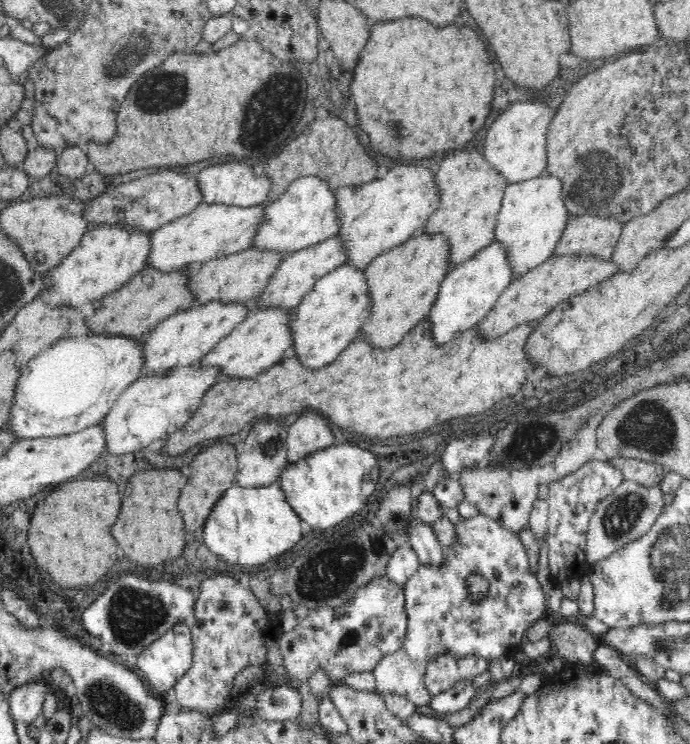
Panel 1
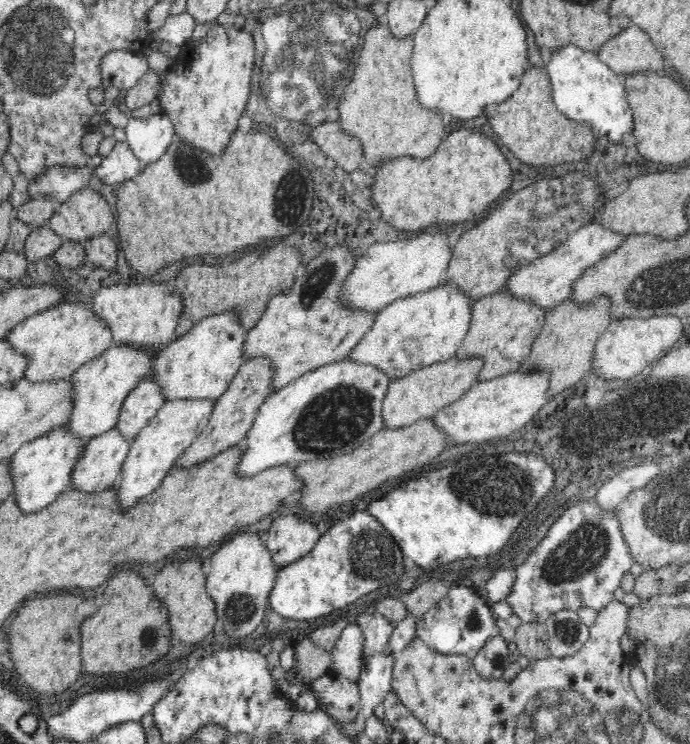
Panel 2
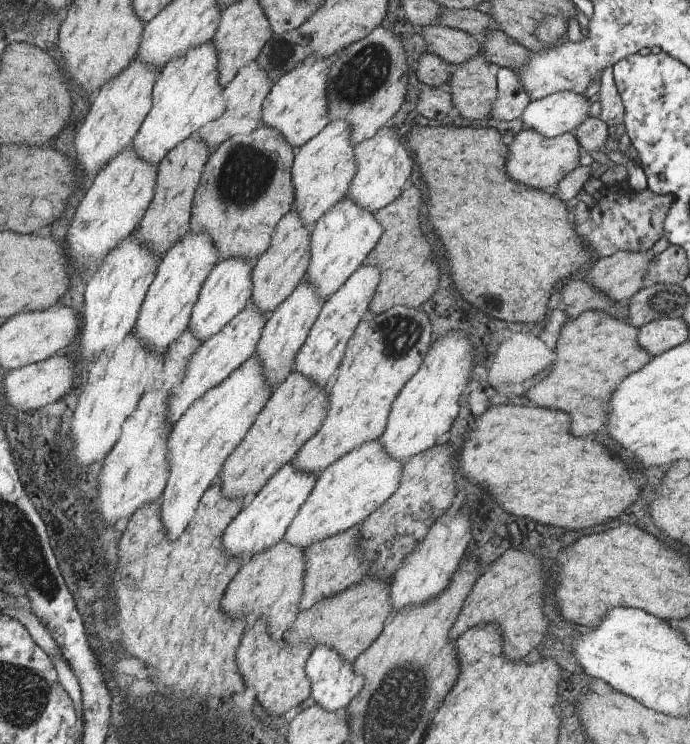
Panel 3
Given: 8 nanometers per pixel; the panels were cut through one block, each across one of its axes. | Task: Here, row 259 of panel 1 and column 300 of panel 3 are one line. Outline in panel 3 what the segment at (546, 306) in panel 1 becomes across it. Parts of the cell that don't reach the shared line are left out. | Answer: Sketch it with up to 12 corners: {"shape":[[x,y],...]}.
{"shape":[[279,540],[244,563],[221,608],[282,640],[301,614],[305,548]]}

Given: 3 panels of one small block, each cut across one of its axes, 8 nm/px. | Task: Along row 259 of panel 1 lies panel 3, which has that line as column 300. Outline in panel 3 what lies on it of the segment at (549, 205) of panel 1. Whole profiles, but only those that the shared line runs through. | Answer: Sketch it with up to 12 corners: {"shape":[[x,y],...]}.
{"shape":[[371,440],[321,473],[284,536],[307,549],[361,525],[405,463]]}

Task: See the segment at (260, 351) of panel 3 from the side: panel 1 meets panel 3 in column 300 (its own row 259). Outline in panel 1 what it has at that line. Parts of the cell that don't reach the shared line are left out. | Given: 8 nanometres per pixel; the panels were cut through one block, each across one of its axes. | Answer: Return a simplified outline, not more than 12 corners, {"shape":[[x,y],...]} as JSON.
{"shape":[[344,237],[293,252],[258,304],[296,308],[318,280],[348,263]]}

